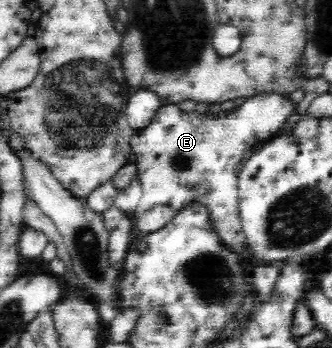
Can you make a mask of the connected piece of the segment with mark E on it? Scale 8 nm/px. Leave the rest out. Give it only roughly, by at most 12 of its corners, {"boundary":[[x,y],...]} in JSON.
{"boundary":[[275,90],[216,115],[162,106],[130,140],[151,207],[208,211],[245,254],[239,164],[296,107]]}

